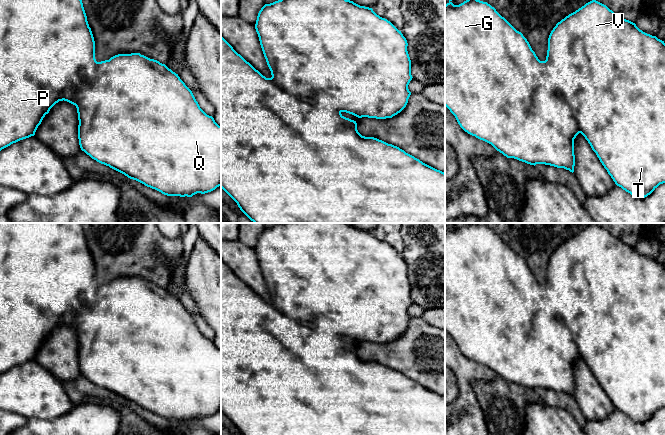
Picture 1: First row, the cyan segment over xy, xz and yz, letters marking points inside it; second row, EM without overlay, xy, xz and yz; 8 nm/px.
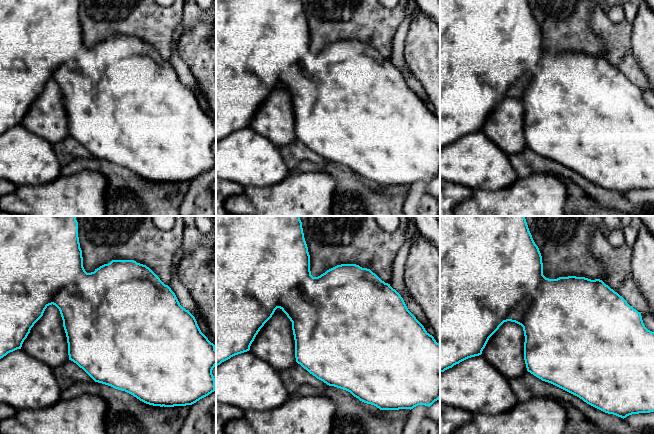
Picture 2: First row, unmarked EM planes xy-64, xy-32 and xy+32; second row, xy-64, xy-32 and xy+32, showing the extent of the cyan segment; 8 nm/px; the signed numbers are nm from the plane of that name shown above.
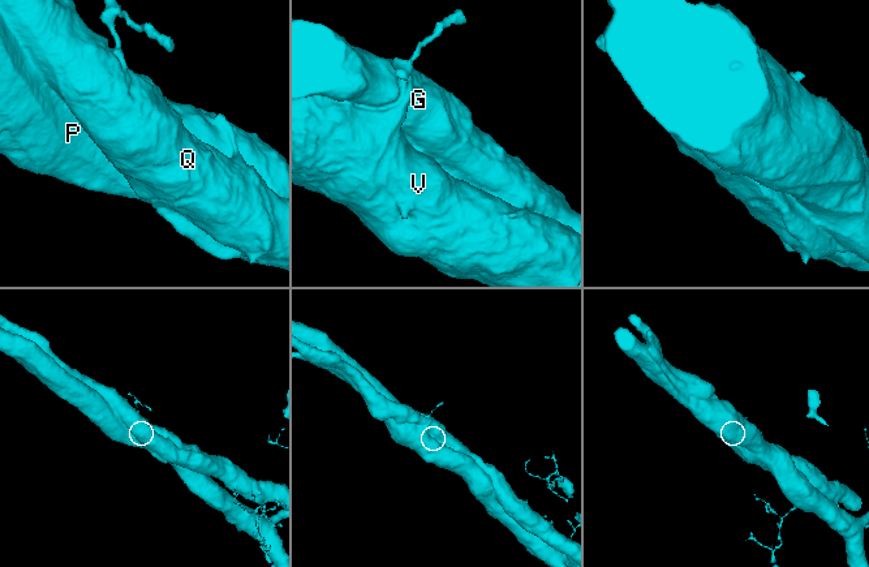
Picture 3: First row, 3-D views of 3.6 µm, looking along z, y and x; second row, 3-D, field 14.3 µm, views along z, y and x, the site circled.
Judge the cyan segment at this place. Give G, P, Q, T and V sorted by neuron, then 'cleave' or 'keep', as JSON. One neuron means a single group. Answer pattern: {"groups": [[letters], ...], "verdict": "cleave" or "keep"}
{"groups": [["G", "Q"], ["P", "T", "V"]], "verdict": "cleave"}

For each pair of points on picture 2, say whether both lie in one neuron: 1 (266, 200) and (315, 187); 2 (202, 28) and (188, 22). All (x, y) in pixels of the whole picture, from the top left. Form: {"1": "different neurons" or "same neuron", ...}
{"1": "same neuron", "2": "different neurons"}

